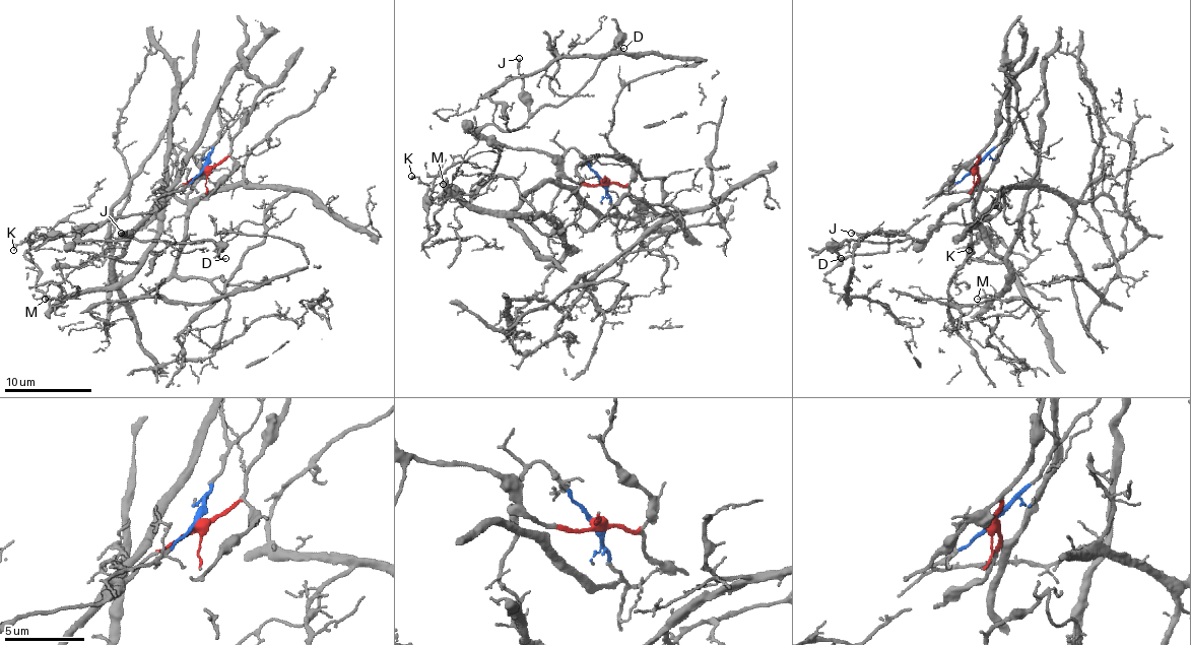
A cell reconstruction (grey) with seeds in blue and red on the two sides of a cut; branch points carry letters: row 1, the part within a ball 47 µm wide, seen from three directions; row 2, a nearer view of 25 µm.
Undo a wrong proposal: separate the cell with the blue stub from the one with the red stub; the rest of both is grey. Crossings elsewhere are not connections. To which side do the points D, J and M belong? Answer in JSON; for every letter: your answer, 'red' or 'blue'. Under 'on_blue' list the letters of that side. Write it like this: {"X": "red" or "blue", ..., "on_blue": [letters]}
{"D": "red", "J": "red", "M": "blue", "on_blue": ["M"]}

